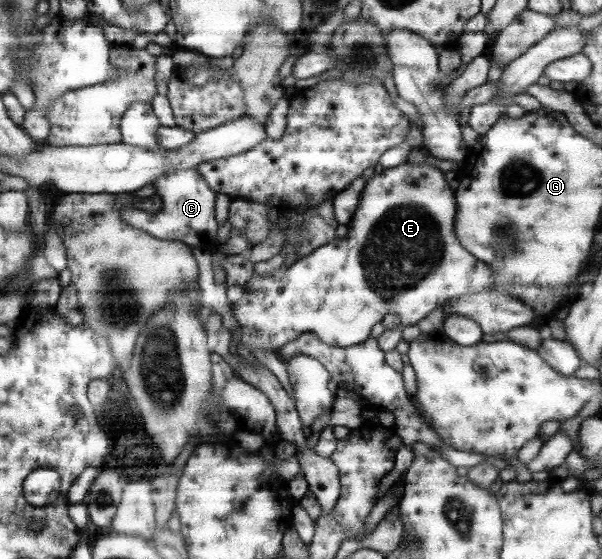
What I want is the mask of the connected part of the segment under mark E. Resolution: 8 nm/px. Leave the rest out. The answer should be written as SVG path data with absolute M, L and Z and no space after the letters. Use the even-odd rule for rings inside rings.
M407 161L399 166L386 168L380 174L376 173L361 191L361 196L352 216L350 223L347 225L347 236L343 238L336 237L332 241L326 242L324 245L317 247L307 256L296 260L294 264L287 264L286 267L278 267L272 275L264 277L264 275L254 274L251 279L242 285L242 299L238 303L231 305L232 313L238 323L238 331L240 333L240 345L246 348L258 348L266 351L277 351L279 348L292 346L298 340L298 337L304 333L314 333L322 343L337 347L350 347L364 343L371 338L371 330L378 322L382 322L385 316L392 313L400 316L403 326L416 325L420 319L430 314L434 309L444 307L449 301L456 300L458 297L465 296L468 293L480 293L482 291L492 291L498 289L497 273L495 273L491 265L481 262L474 257L457 240L455 234L456 221L456 199L454 199L454 191L448 187L442 170L428 164L417 164Z

